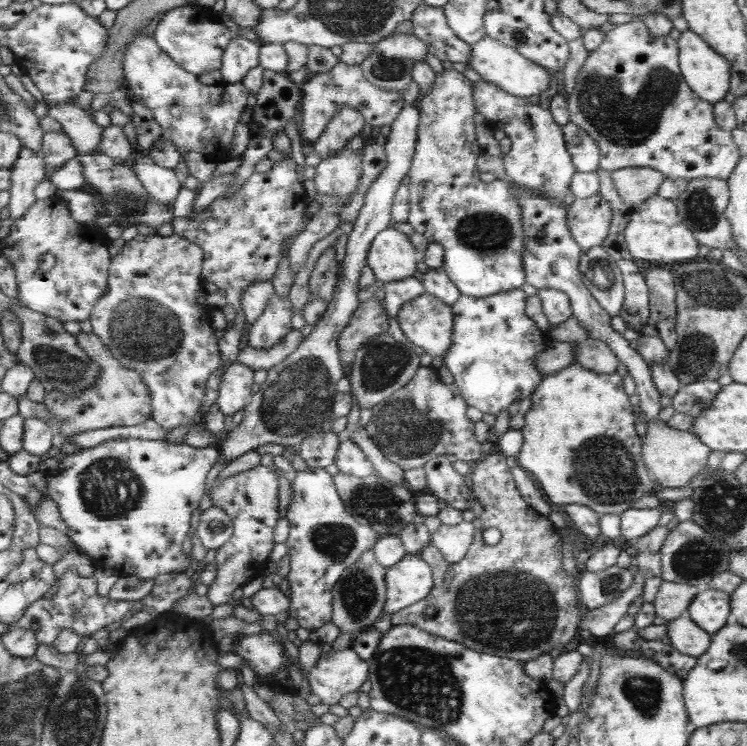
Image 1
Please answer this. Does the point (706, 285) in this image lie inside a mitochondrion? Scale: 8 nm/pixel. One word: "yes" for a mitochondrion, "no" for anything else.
yes

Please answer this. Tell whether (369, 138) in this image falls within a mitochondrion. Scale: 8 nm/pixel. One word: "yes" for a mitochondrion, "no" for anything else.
no

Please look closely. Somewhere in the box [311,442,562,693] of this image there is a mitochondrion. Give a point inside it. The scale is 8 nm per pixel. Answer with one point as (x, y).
(510, 615)

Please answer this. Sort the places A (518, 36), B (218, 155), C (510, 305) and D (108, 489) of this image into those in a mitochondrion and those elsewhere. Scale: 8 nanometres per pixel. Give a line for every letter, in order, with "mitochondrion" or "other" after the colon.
A: mitochondrion
B: other
C: other
D: mitochondrion

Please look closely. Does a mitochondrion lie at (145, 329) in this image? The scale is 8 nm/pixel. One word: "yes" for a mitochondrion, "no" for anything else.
yes

